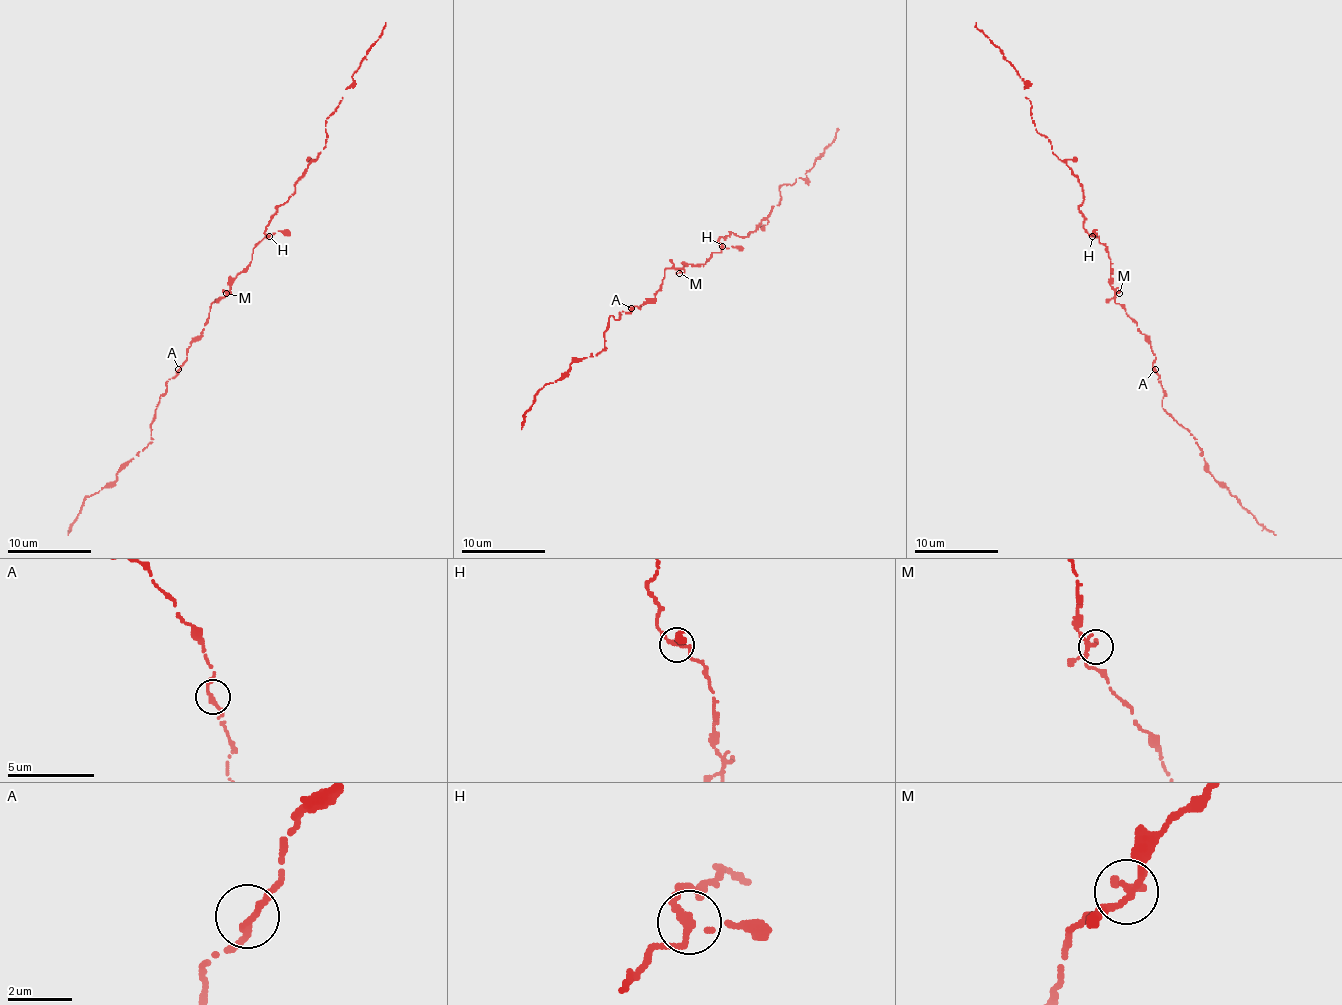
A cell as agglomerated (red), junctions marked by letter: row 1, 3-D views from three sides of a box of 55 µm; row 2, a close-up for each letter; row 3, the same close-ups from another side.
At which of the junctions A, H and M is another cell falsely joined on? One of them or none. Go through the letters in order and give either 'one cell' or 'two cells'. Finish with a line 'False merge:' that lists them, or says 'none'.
A: one cell
H: one cell
M: one cell
False merge: none

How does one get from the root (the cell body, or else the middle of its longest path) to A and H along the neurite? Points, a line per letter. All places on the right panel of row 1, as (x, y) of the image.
A: (1111, 285), (1115, 291), (1115, 302), (1126, 310), (1126, 314), (1151, 344), (1155, 369)
H: (1111, 285), (1111, 260), (1107, 247), (1092, 236)

